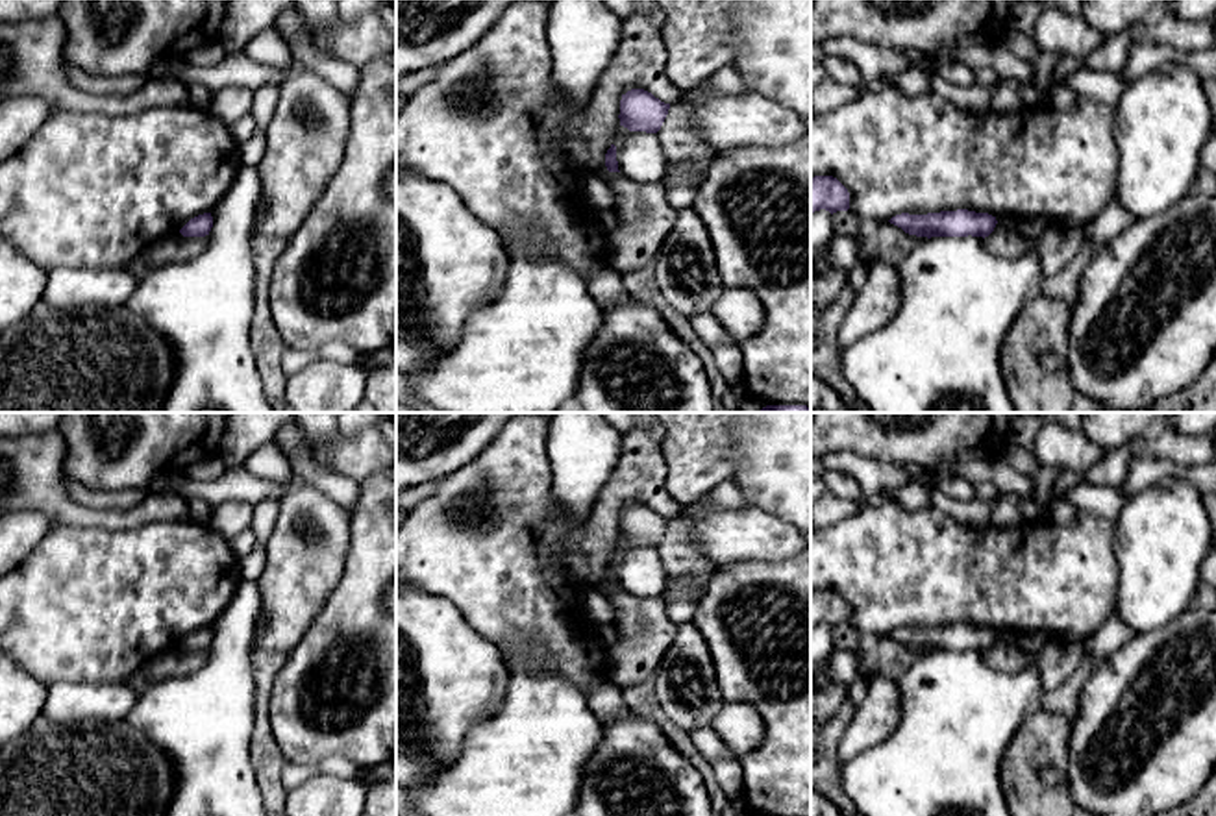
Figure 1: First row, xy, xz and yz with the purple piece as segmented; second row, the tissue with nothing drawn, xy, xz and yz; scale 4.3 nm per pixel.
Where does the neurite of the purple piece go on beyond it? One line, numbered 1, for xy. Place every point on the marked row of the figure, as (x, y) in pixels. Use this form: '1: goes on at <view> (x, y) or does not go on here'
1: does not go on here

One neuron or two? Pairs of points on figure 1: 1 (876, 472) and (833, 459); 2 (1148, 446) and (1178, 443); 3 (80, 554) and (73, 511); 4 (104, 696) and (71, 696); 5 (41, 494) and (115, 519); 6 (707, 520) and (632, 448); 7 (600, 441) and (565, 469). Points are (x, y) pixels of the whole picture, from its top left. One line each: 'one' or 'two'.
1: one
2: one
3: two
4: one
5: one
6: two
7: one

